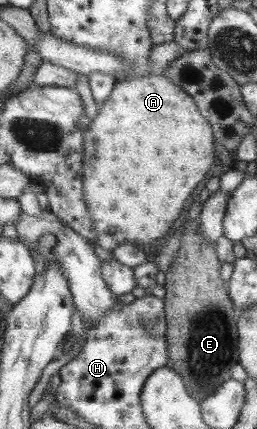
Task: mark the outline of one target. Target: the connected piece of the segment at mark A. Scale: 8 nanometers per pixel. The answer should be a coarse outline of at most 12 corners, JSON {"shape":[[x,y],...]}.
{"shape":[[164,74],[117,81],[85,132],[97,243],[153,246],[217,158]]}

